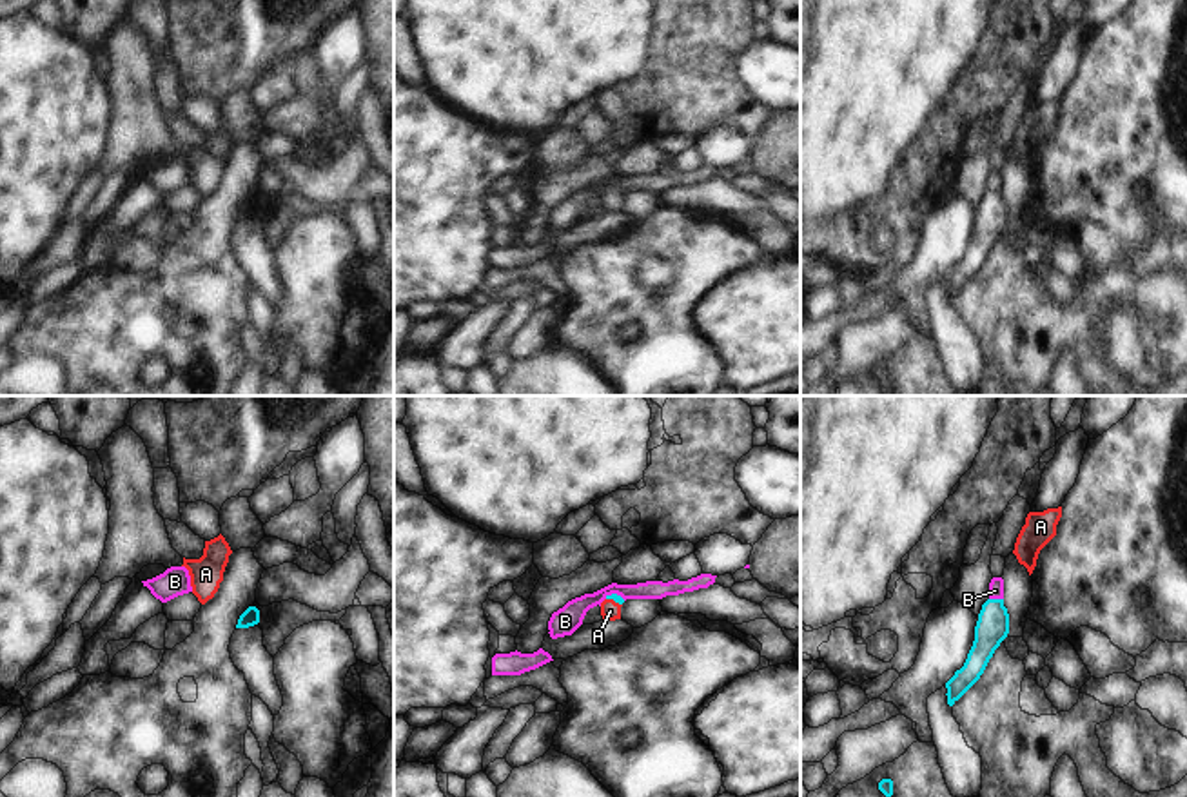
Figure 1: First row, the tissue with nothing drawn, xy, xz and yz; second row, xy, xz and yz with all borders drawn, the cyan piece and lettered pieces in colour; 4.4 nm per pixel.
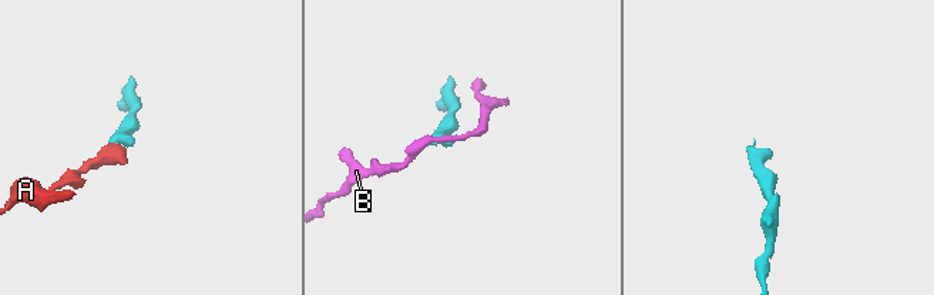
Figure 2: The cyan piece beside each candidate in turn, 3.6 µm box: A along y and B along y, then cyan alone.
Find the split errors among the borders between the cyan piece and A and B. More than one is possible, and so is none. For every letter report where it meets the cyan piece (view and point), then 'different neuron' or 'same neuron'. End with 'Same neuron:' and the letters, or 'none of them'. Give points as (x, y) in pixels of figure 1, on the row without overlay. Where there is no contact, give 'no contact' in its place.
A: xz (614, 193) | same neuron
B: yz (997, 193) | different neuron
Same neuron: A

